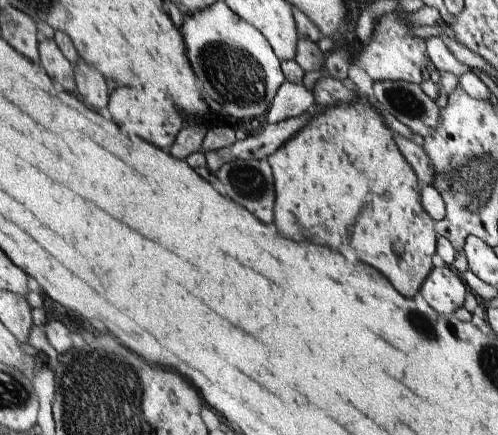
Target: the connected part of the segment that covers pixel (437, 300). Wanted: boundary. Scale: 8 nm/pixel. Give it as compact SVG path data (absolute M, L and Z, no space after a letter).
M448 265L433 267L419 290L421 297L438 314L454 314L464 304L466 284Z

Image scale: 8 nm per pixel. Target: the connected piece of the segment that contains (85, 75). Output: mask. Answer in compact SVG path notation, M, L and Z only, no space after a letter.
M76 62L75 81L78 84L78 94L88 102L88 106L96 106L96 110L102 110L108 106L108 90L106 90L106 80L102 74L92 70L86 62Z

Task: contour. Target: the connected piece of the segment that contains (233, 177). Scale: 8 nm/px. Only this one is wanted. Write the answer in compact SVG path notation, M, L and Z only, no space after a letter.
M234 157L232 162L223 164L216 175L234 202L240 202L240 206L252 210L256 218L270 224L274 220L274 184L271 166L266 160L245 161Z

